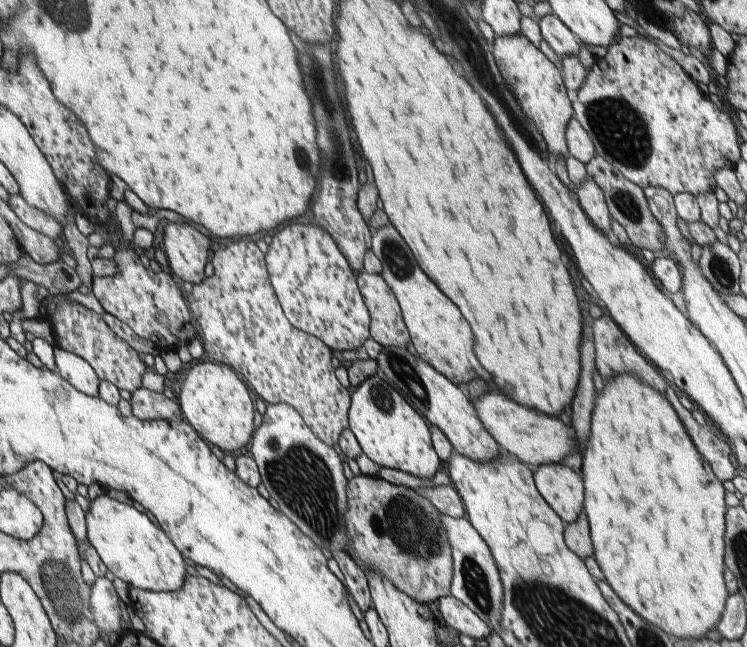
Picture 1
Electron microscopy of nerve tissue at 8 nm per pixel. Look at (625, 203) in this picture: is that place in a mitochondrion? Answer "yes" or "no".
yes

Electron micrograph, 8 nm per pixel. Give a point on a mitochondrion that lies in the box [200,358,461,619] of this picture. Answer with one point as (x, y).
(301, 478)

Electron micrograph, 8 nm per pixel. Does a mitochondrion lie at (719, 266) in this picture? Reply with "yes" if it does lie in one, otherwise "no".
yes

